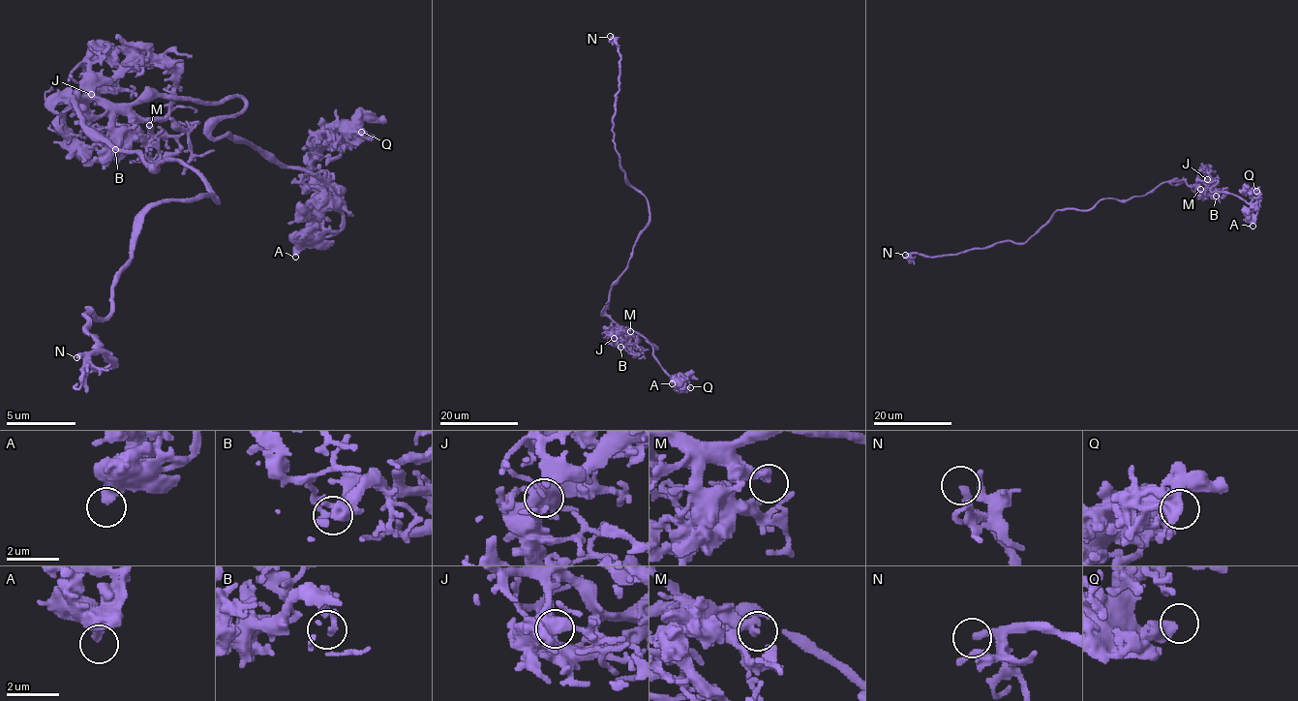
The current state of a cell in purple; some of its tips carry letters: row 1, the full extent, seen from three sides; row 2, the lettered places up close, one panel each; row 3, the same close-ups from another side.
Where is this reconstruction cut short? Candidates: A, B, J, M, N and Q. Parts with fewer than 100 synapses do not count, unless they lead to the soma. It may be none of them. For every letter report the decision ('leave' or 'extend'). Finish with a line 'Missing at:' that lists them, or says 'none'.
A: leave
B: leave
J: leave
M: leave
N: extend
Q: leave
Missing at: N

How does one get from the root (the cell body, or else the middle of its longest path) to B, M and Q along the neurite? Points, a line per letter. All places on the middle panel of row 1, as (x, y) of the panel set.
B: (633, 244), (626, 270), (610, 289), (605, 311), (618, 326), (613, 330), (613, 340), (620, 347)
M: (633, 244), (626, 270), (610, 289), (605, 311), (621, 328), (630, 331)
Q: (633, 244), (605, 313), (644, 336), (677, 386), (690, 387)

